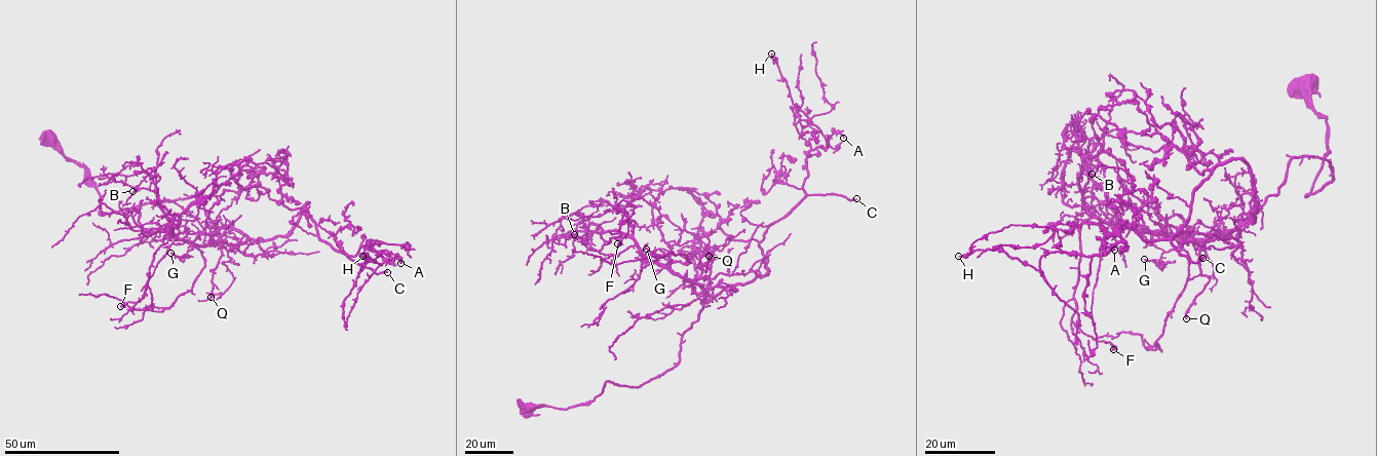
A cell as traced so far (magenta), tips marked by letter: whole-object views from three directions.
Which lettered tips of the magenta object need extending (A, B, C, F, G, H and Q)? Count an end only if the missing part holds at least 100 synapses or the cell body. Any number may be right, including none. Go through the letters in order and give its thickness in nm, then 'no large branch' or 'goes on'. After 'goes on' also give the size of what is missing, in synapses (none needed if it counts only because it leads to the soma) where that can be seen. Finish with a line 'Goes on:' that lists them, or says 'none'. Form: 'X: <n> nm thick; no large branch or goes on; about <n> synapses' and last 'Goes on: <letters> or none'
A: 190 nm thick; no large branch
B: 140 nm thick; no large branch
C: 320 nm thick; goes on; about 500 synapses
F: 320 nm thick; no large branch
G: 200 nm thick; no large branch
H: 200 nm thick; no large branch
Q: 360 nm thick; no large branch
Goes on: C

